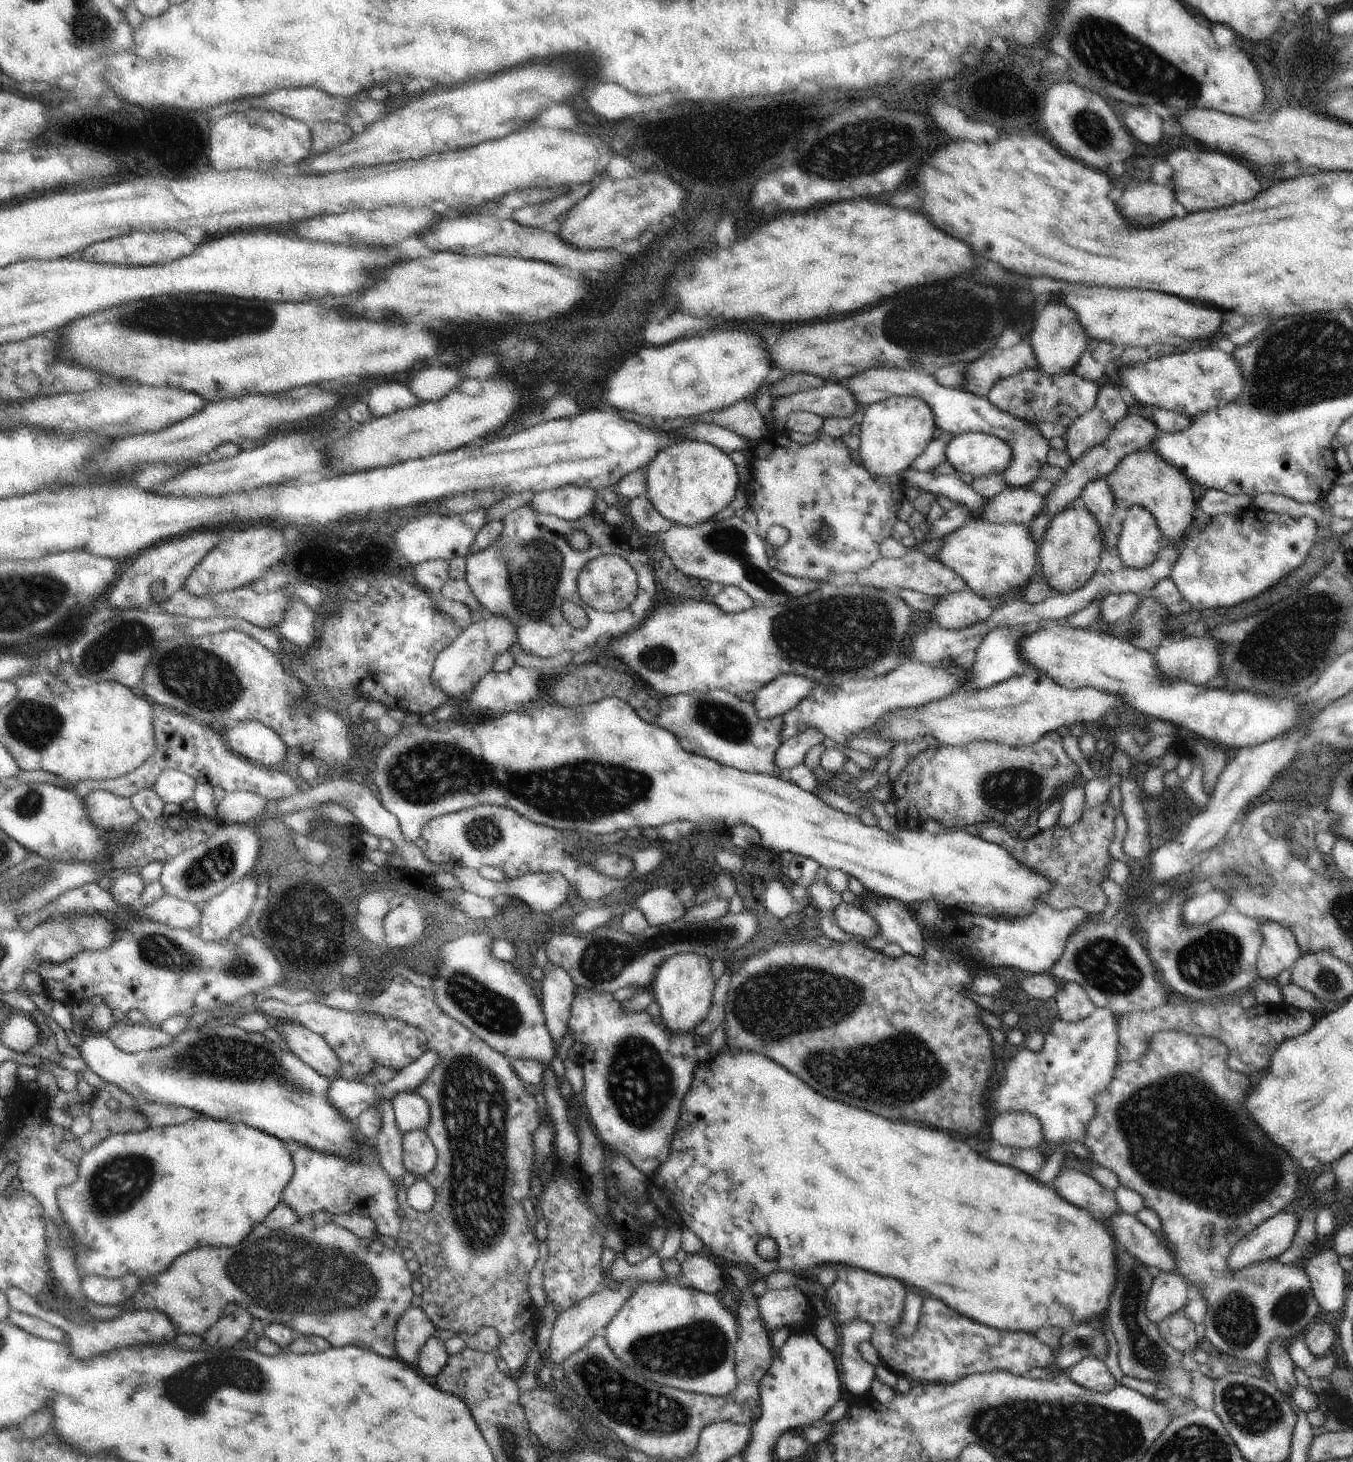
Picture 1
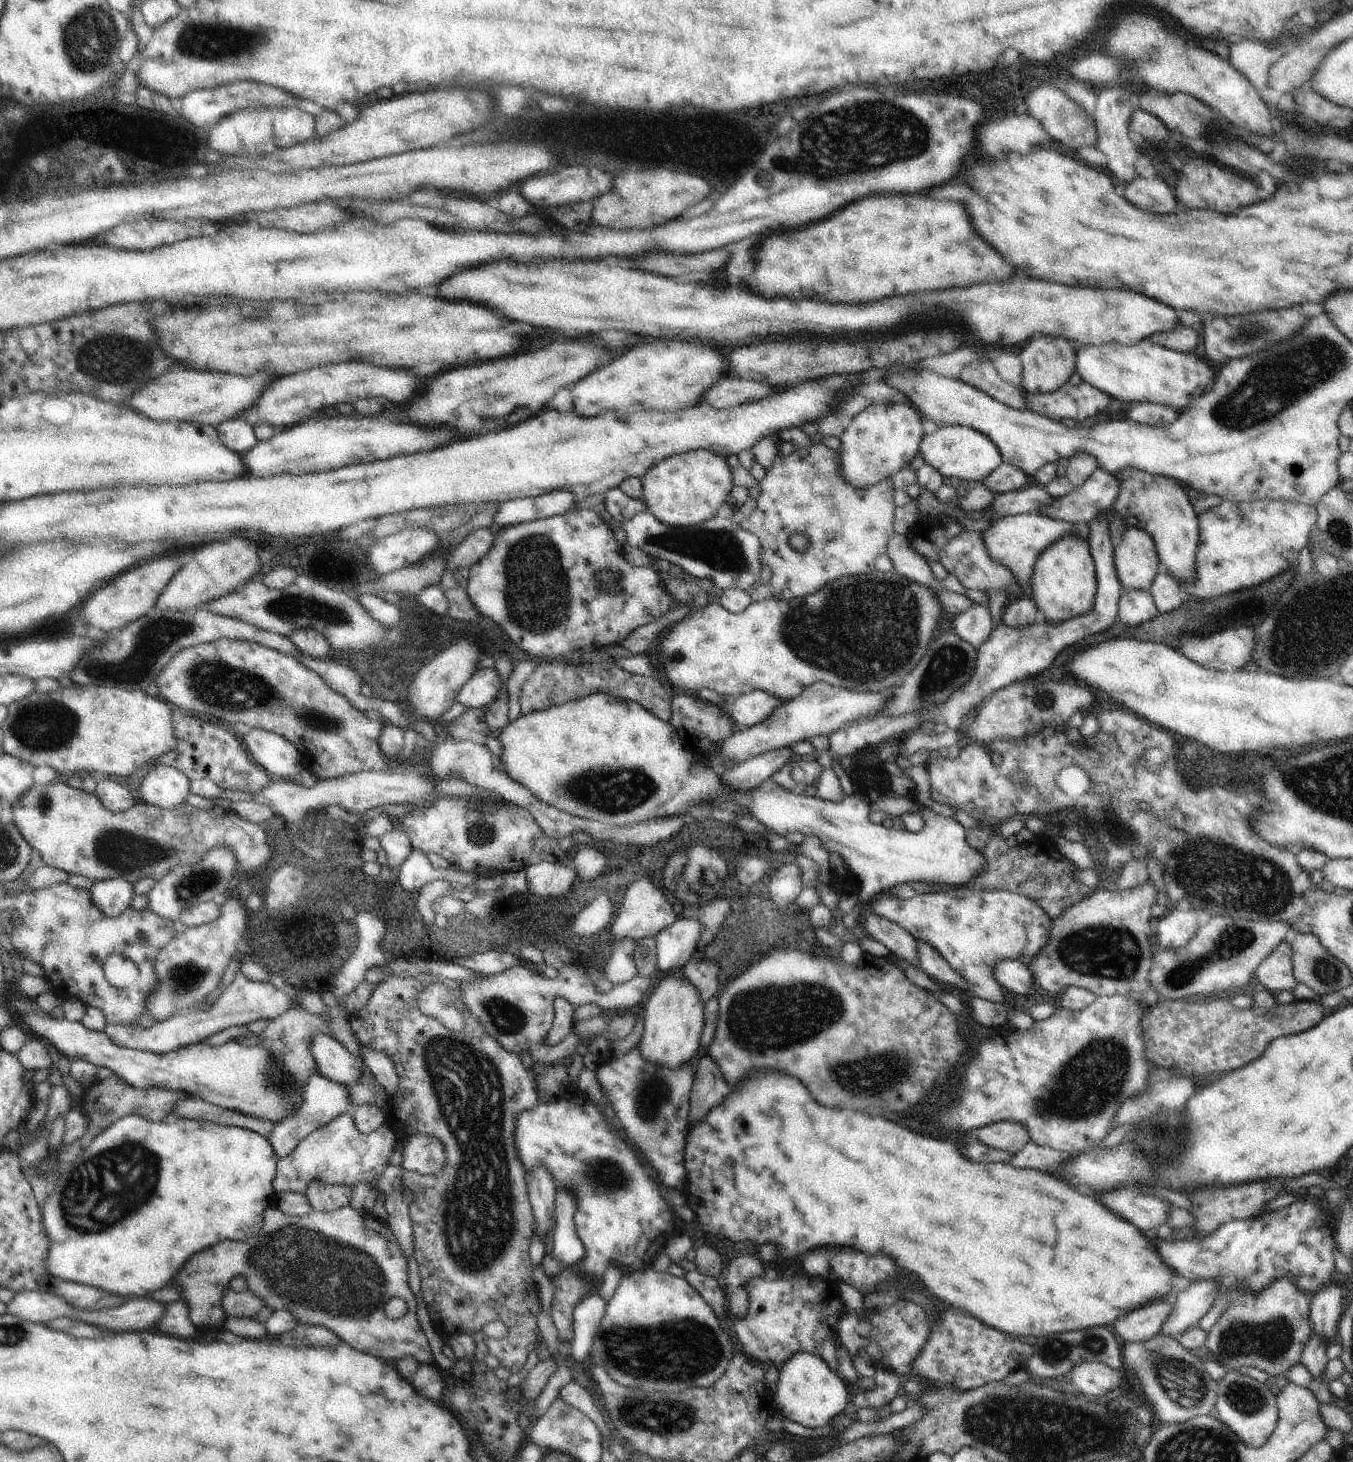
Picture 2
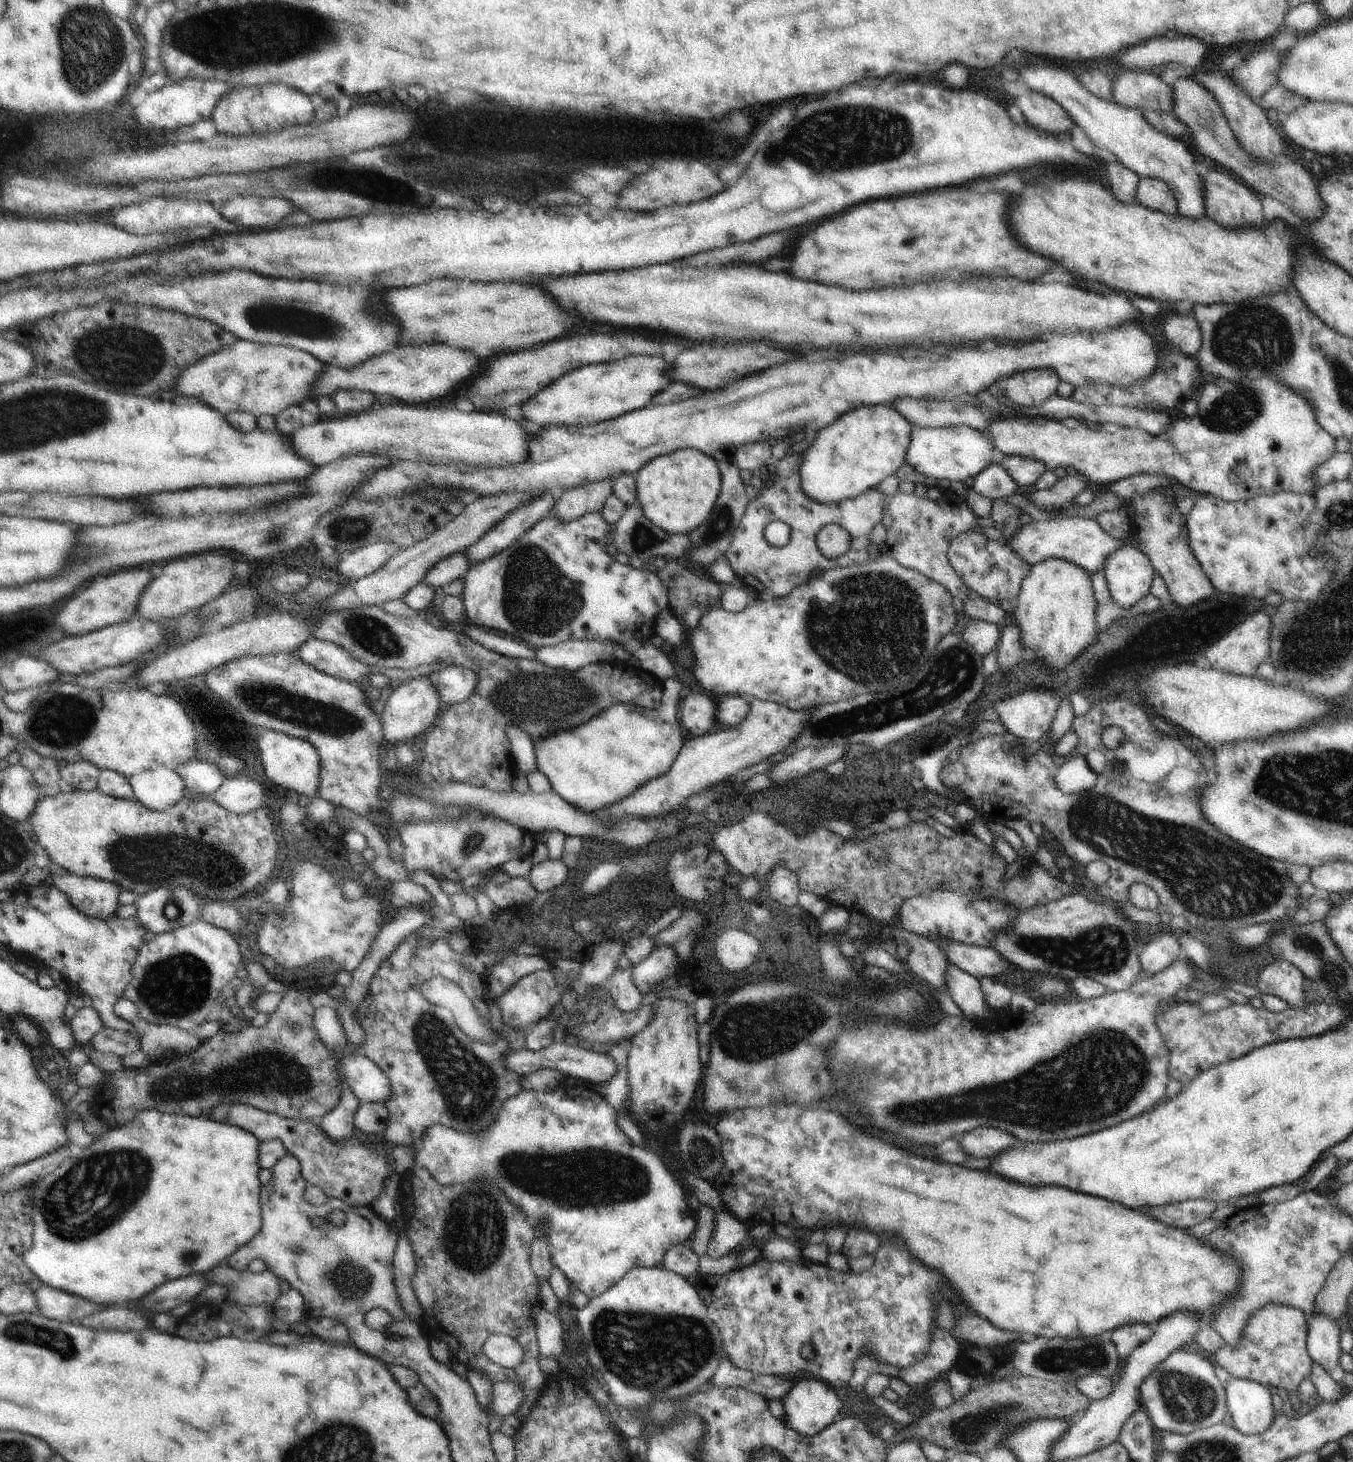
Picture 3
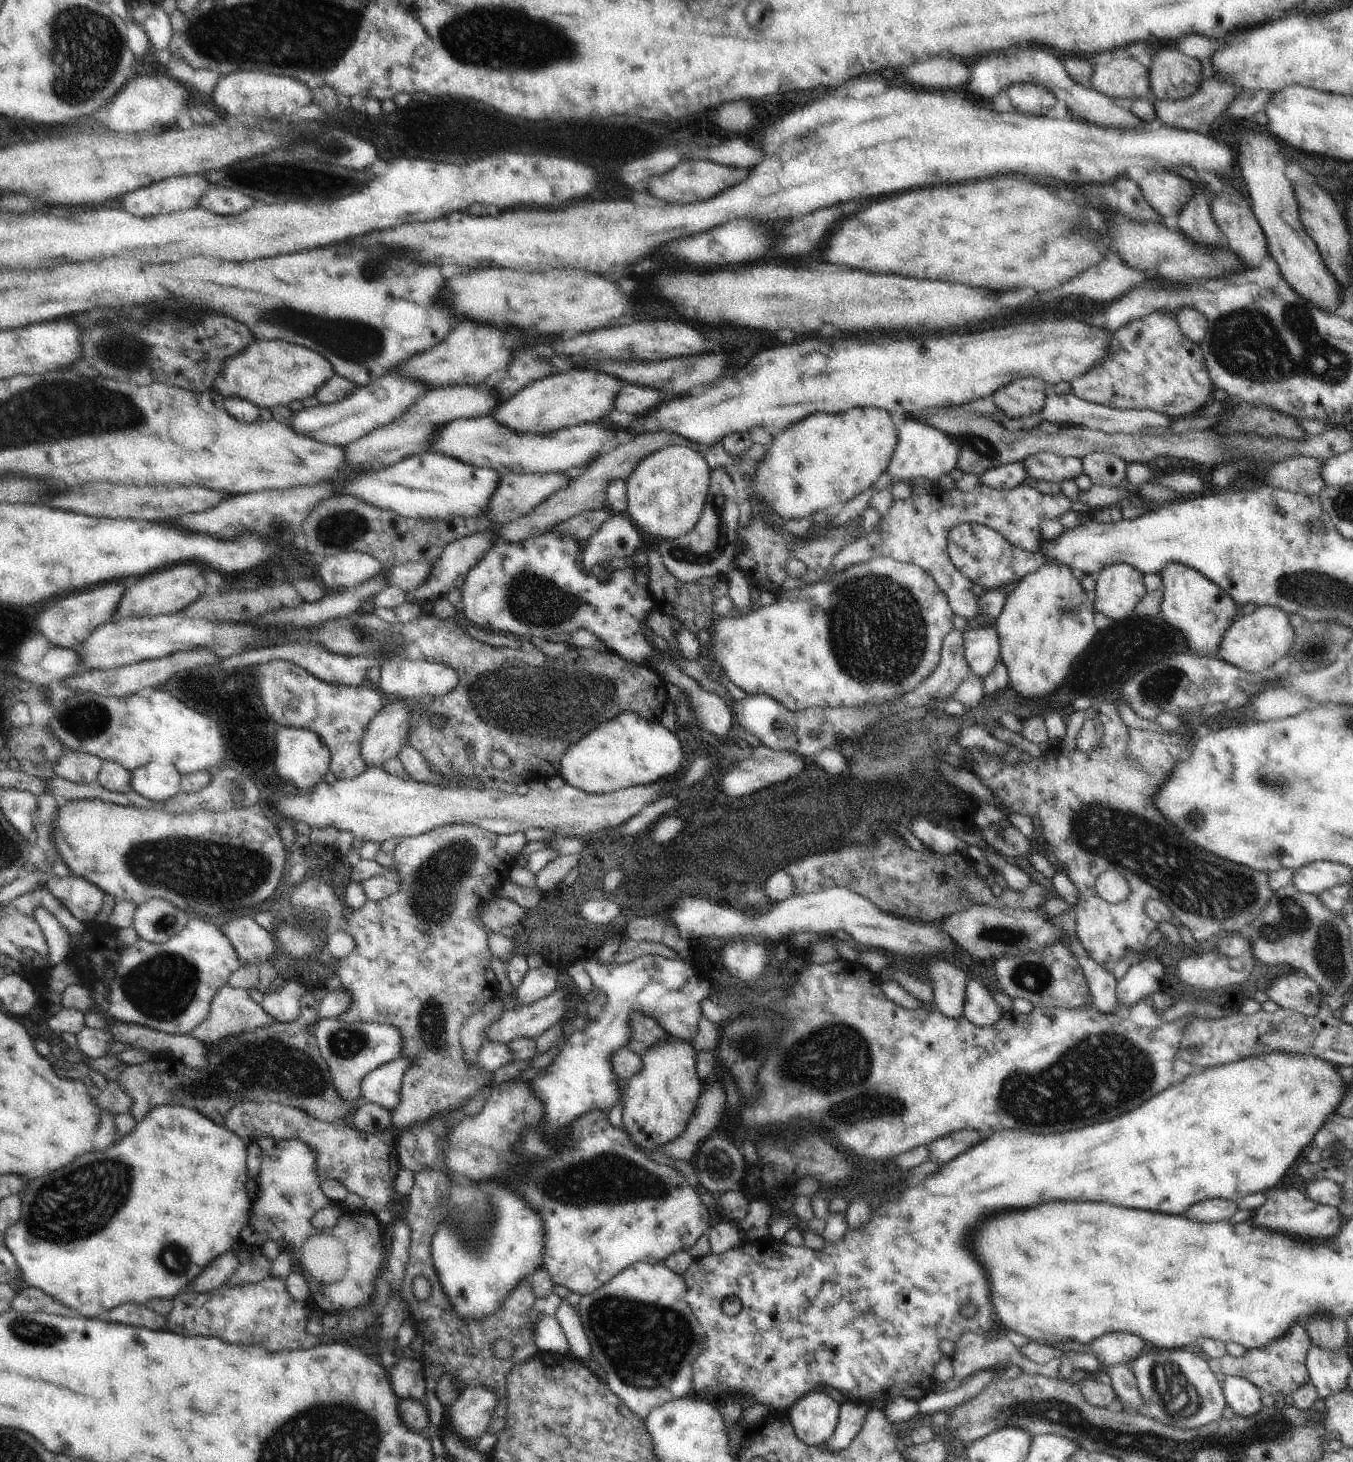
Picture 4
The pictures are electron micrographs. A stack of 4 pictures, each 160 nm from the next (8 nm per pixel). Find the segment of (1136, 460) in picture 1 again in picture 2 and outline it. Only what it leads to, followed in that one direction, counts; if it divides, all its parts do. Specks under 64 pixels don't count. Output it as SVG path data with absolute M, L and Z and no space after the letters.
M1132 467L1113 475L1119 484L1119 493L1112 505L1112 510L1118 513L1125 523L1144 527L1152 535L1160 562L1168 566L1177 582L1193 581L1196 574L1195 560L1200 536L1199 522L1184 488L1175 478L1153 475Z

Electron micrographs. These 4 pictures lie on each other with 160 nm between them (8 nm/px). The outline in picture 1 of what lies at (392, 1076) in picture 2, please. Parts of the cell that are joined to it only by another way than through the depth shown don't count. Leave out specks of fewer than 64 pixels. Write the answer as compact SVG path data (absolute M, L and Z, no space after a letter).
M420 1093L395 1096L393 1109L398 1128L404 1135L414 1129L425 1131L430 1124L430 1105Z

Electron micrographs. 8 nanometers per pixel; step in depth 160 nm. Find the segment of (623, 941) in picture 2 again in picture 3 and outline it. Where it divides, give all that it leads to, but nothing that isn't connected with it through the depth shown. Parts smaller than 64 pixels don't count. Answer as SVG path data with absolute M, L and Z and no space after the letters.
M617 967L610 976L607 986L619 1012L629 1013L642 1004L642 993L632 982L633 969Z

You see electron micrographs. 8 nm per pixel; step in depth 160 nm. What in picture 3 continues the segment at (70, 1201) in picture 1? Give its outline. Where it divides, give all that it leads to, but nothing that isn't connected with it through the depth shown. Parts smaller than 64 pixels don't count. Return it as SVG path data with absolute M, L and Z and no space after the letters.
M158 1110L142 1111L136 1114L128 1124L111 1126L109 1131L100 1135L93 1144L90 1143L81 1150L74 1150L72 1153L74 1156L71 1154L68 1160L64 1160L54 1172L31 1187L35 1231L33 1247L23 1254L24 1262L44 1285L65 1290L99 1305L114 1307L136 1302L167 1282L193 1274L205 1275L215 1266L224 1264L235 1250L250 1242L261 1229L263 1222L259 1198L263 1184L259 1179L259 1172L262 1170L259 1163L260 1143L251 1132L238 1126L215 1122L205 1117L182 1118L181 1115L174 1116Z

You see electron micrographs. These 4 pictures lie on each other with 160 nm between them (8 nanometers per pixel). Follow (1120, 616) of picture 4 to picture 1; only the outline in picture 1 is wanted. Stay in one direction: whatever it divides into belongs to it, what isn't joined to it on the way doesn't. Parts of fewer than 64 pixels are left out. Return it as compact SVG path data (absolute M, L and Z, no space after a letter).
M1140 505L1127 508L1117 544L1124 566L1137 569L1150 566L1166 544L1165 540L1149 510Z

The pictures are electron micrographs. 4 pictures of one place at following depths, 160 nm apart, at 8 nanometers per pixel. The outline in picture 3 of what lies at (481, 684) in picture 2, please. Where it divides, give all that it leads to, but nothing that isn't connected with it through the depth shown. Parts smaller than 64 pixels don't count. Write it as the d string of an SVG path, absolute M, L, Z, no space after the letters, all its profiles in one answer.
M453 667L429 675L439 690L445 707L468 700L478 686L478 675L464 667Z

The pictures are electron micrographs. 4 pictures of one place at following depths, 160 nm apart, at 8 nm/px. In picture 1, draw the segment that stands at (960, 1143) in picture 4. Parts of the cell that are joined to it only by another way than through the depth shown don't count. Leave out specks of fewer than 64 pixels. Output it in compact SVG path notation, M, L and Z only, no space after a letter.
M1028 1111L1000 1113L989 1120L992 1138L998 1140L1000 1145L1014 1148L1034 1148L1044 1140L1043 1128L1040 1119Z

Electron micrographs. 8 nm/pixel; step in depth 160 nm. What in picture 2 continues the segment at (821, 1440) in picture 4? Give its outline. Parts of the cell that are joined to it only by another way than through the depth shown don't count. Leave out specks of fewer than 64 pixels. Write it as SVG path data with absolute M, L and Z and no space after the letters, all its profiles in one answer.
M800 1351L779 1366L779 1378L773 1391L773 1409L792 1422L808 1428L829 1424L848 1404L844 1378L834 1372L820 1355Z

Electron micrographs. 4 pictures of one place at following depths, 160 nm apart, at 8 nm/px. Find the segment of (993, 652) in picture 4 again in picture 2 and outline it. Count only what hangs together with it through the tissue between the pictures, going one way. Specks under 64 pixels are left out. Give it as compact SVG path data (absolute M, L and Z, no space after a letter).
M974 603L963 611L960 611L955 617L953 618L953 628L954 632L974 646L974 648L979 648L979 646L990 636L992 629L994 627L993 620L991 617L991 612L989 608L984 603Z

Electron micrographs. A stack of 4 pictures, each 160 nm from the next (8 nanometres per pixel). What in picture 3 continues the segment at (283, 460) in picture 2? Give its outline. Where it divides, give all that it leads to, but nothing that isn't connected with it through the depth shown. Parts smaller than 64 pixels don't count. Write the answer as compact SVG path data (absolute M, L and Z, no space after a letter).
M378 406L378 410L370 410L357 414L338 415L344 418L314 422L312 426L302 426L287 434L285 440L292 452L307 463L318 466L316 470L333 462L349 459L354 456L382 457L392 463L402 460L422 462L433 465L459 464L466 466L503 467L522 462L526 457L526 432L514 420L498 414L464 414L456 408L420 408L420 406Z

